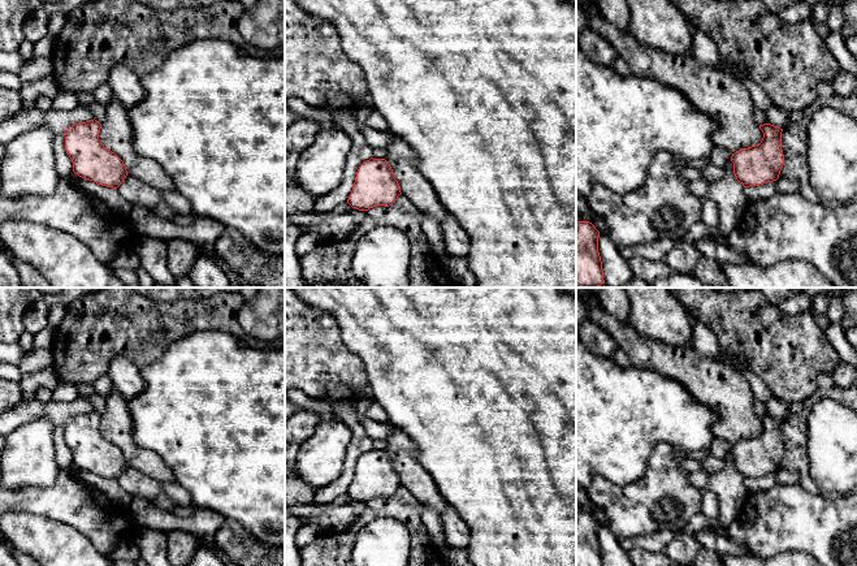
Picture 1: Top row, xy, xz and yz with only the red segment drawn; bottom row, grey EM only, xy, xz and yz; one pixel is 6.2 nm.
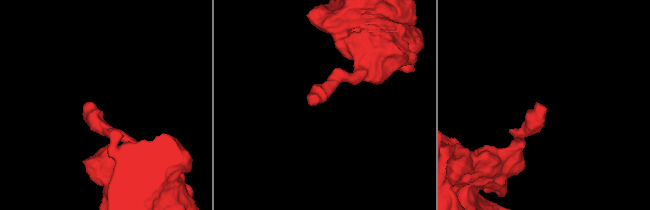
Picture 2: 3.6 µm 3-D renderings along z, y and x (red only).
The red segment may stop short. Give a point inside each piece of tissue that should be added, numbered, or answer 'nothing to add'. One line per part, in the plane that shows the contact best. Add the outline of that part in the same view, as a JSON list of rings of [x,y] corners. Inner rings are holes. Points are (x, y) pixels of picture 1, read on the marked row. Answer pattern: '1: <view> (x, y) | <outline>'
nothing to add

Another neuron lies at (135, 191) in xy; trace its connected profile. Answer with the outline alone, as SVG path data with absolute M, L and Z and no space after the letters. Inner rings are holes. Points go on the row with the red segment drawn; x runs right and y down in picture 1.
M130 174L126 176L117 190L133 206L138 204L148 209L155 209L155 207L161 202L160 190Z

